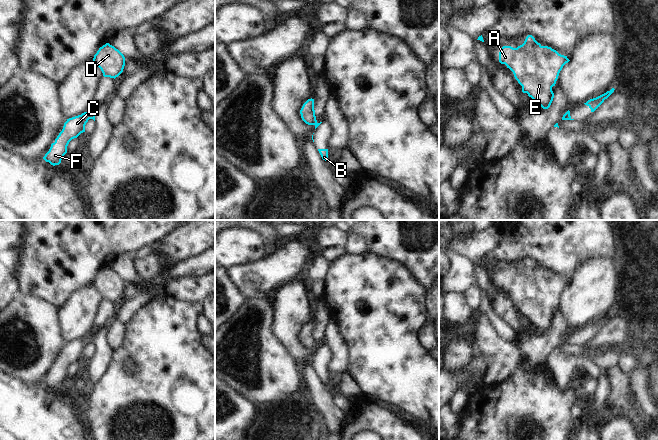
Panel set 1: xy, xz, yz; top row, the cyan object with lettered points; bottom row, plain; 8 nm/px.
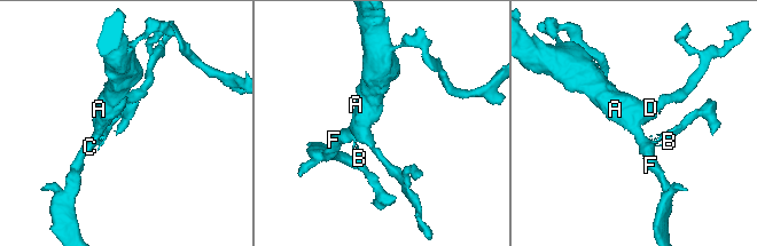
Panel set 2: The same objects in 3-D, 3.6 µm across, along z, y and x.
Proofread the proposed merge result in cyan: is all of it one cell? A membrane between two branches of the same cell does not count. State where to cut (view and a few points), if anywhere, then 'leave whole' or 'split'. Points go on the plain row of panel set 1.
xy (92, 335), (90, 342) | split

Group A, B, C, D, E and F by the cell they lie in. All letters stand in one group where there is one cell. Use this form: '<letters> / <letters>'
A C D E F / B

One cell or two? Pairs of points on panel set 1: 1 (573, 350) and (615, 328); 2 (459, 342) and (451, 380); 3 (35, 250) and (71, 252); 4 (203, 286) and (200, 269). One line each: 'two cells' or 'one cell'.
1: one cell
2: two cells
3: one cell
4: two cells

